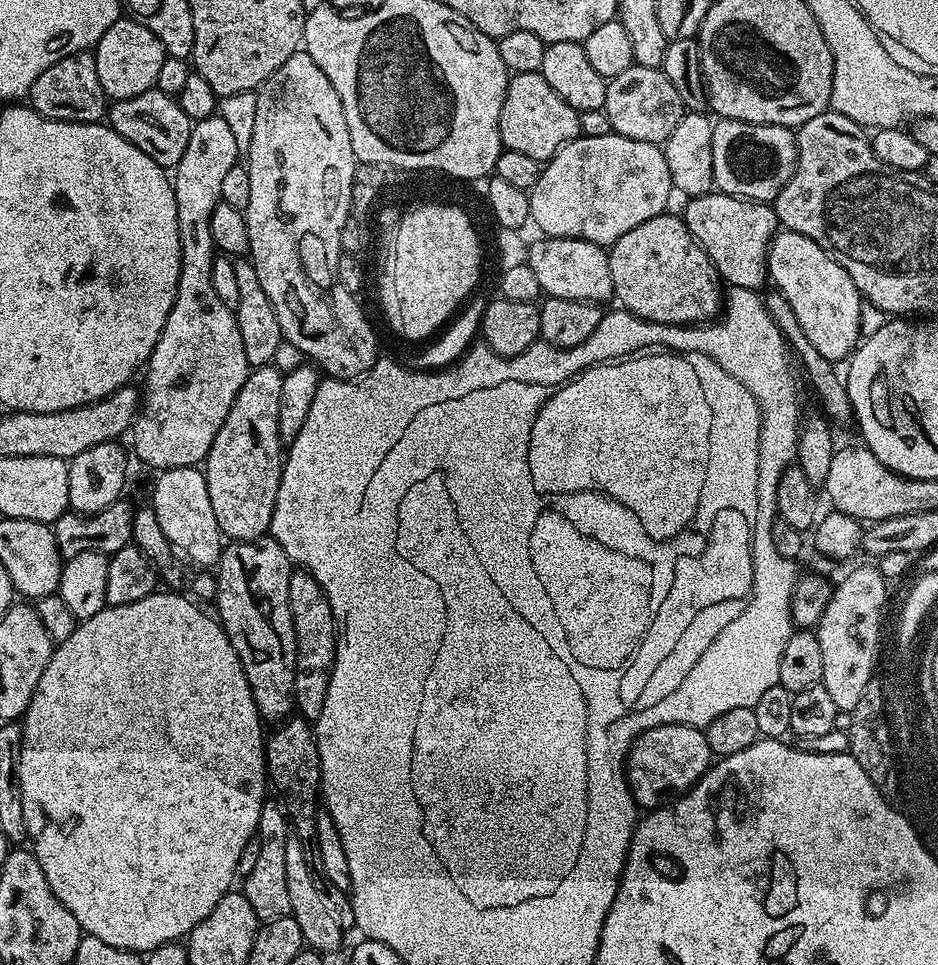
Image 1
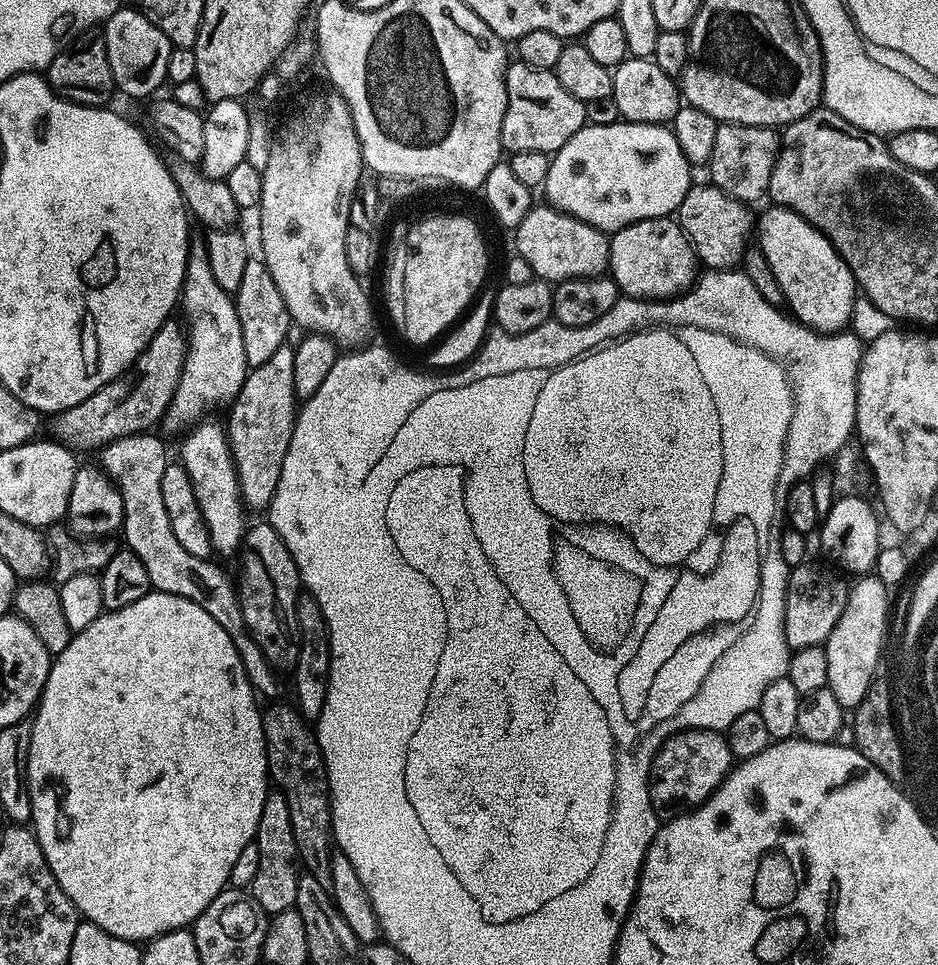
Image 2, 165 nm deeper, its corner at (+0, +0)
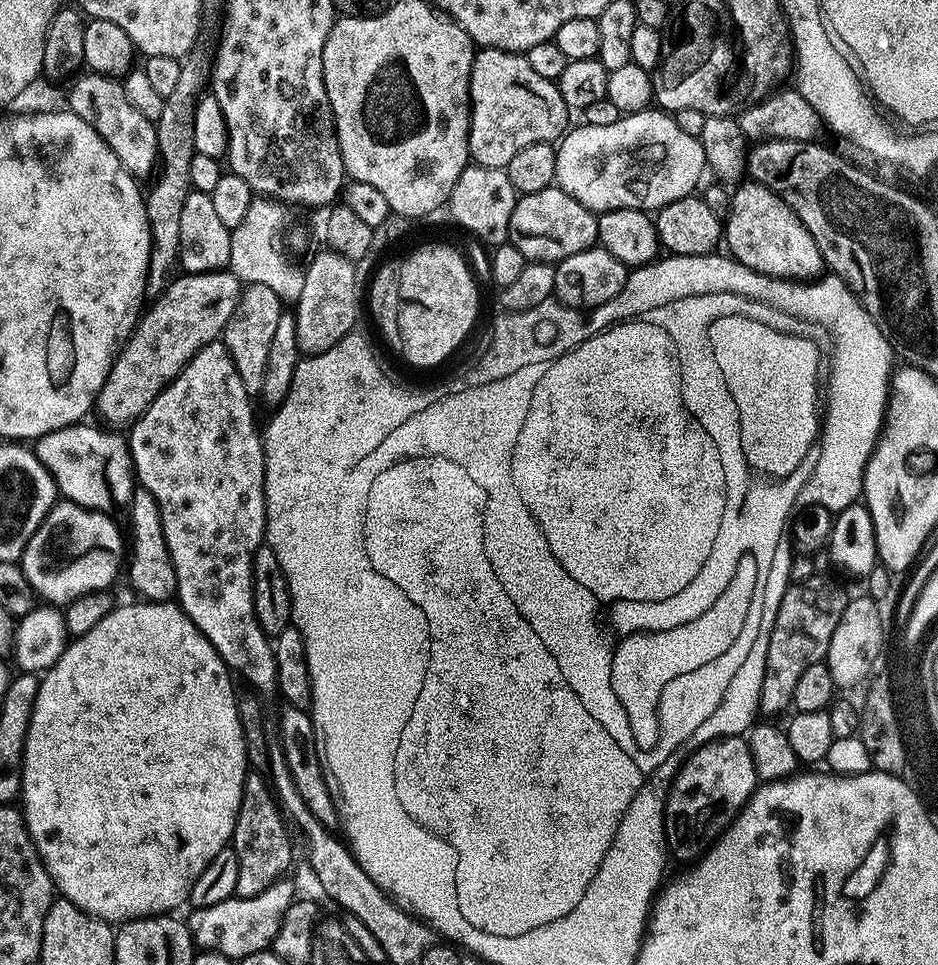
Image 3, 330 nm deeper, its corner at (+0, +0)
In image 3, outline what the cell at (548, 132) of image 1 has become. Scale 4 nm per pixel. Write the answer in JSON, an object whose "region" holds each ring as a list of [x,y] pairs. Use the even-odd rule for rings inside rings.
{"region":[[[497,48],[477,51],[472,66],[470,111],[469,155],[481,168],[507,169],[518,150],[534,142],[559,141],[569,127],[570,109],[559,87],[536,73],[523,55]]]}

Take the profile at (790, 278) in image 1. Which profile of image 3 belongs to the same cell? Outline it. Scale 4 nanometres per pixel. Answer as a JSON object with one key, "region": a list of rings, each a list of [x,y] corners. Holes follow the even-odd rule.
{"region":[[[744,182],[735,189],[736,193],[732,196],[732,213],[722,228],[722,236],[728,240],[727,251],[733,260],[744,264],[753,272],[761,272],[763,275],[771,276],[777,280],[785,282],[808,282],[813,278],[819,277],[825,271],[826,261],[818,250],[810,230],[802,226],[800,219],[786,206],[786,202],[781,198],[779,192],[774,192],[759,182]]]}

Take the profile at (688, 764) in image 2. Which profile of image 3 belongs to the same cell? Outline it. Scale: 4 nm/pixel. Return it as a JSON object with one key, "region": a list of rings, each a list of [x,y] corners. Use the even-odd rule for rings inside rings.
{"region":[[[743,735],[722,736],[697,748],[681,764],[664,797],[664,835],[667,843],[682,855],[699,857],[709,846],[716,843],[720,833],[736,819],[736,813],[758,787],[758,777],[749,756],[748,742]]]}

